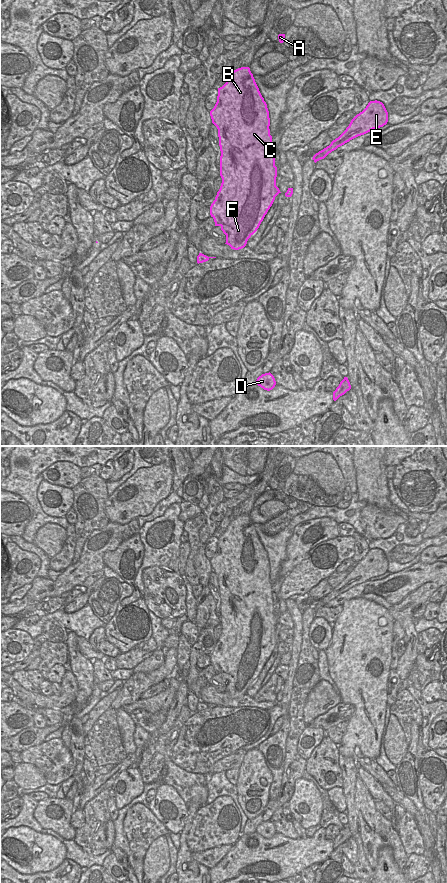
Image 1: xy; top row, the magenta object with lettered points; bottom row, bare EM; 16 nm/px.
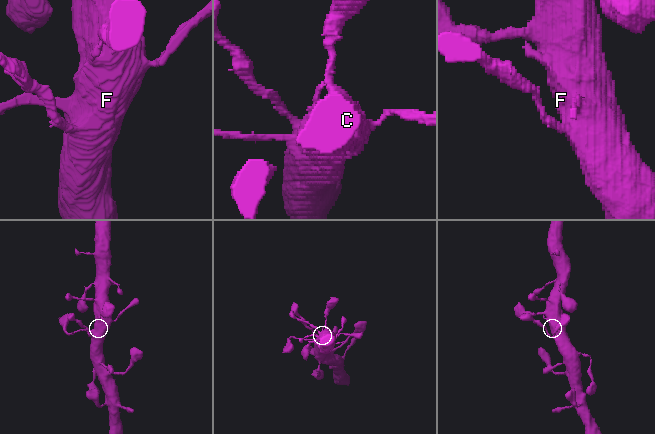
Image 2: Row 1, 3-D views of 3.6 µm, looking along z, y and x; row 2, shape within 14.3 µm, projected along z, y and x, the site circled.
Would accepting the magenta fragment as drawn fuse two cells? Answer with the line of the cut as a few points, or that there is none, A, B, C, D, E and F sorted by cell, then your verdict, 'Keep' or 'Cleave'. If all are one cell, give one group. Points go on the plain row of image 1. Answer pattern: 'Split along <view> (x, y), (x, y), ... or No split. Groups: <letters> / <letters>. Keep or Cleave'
No split. Groups: A B C D E F. Keep.

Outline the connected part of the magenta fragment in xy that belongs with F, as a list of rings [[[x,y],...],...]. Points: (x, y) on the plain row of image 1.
[[[249,515],[234,518],[226,531],[218,536],[217,550],[210,564],[218,577],[222,626],[220,637],[210,654],[210,663],[215,674],[220,674],[226,683],[225,692],[239,698],[246,694],[275,645],[281,641],[276,634],[277,615],[272,600],[269,559]]]

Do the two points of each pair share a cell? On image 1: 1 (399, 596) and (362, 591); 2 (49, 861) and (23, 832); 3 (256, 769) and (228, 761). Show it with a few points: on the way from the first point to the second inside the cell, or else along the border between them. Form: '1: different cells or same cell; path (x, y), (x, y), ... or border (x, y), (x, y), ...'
1: same cell; path (389, 596), (382, 598), (370, 594)
2: same cell; path (44, 851), (38, 842), (38, 837), (33, 836)
3: different cells; border (247, 751), (238, 768)

